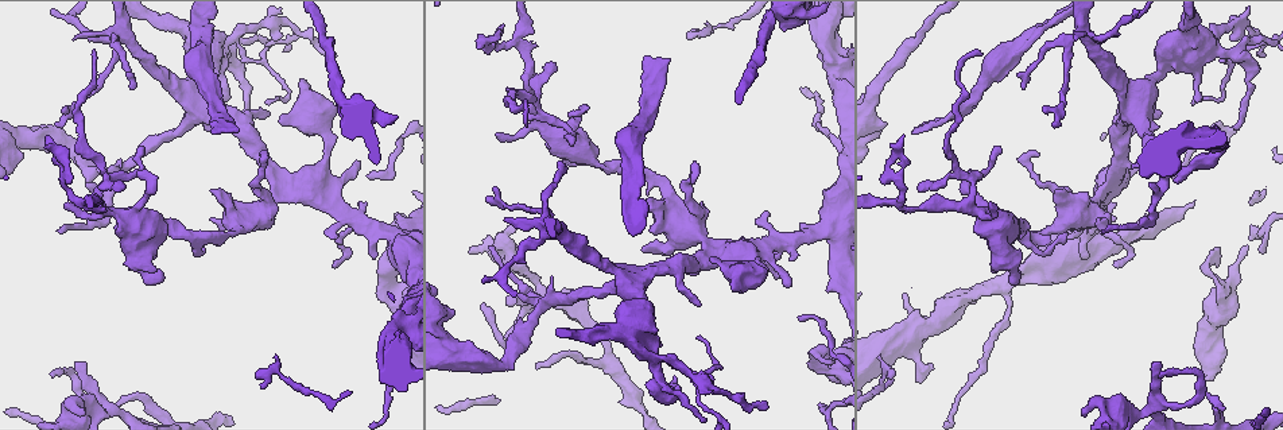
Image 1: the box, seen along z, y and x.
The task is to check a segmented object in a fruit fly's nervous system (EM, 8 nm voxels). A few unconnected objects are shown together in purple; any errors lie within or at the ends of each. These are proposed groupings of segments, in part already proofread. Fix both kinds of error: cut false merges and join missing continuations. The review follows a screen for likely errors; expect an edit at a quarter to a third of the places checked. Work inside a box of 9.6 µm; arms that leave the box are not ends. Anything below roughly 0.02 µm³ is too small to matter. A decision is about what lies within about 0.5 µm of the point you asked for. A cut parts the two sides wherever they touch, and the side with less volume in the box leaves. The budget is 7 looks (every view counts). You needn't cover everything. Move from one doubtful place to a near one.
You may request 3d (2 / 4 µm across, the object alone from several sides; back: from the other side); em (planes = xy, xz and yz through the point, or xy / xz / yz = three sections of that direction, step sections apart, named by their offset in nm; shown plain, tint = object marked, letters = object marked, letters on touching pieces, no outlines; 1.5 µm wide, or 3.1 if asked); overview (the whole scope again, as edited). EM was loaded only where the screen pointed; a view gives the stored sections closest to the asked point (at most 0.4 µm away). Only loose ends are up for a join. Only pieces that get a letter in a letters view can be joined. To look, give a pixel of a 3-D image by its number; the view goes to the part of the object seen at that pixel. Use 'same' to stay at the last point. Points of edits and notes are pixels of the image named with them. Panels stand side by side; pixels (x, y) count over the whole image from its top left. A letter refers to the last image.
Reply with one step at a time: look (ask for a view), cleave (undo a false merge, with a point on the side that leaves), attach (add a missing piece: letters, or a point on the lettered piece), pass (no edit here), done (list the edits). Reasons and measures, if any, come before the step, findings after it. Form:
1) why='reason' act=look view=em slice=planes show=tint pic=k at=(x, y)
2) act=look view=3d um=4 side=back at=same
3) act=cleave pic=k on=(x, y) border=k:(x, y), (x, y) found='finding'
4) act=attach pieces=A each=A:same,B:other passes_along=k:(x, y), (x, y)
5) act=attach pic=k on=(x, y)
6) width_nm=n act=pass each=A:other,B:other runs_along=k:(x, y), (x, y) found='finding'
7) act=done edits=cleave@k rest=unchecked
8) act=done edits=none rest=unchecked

act=look view=em slice=xy step=8 show=tint pic=1 at=(502, 366)

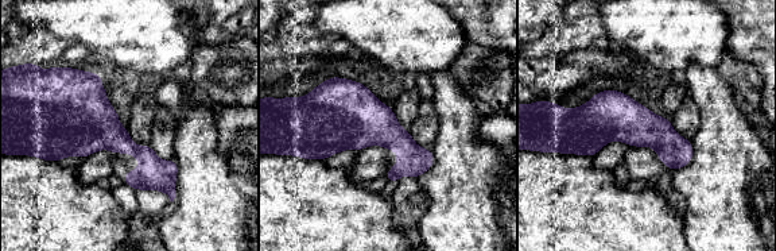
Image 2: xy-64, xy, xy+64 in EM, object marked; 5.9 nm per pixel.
act=look view=em slice=planes show=letters at=same

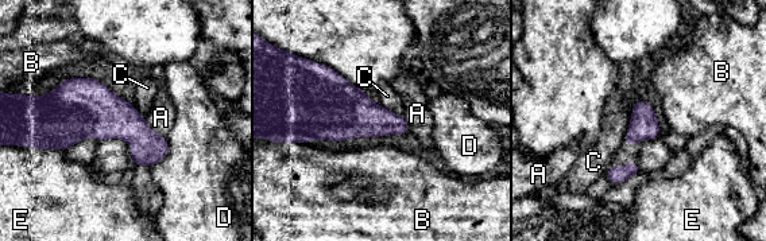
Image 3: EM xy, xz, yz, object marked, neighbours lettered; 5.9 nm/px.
act=pass each=A:other,B:other,C:other,D:other,E:other border=3:(634, 102), (625, 140) found='one neuron here'

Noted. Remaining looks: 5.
why='two arms in line, one across' act=look view=3d um=4 pic=1 at=(903, 207)

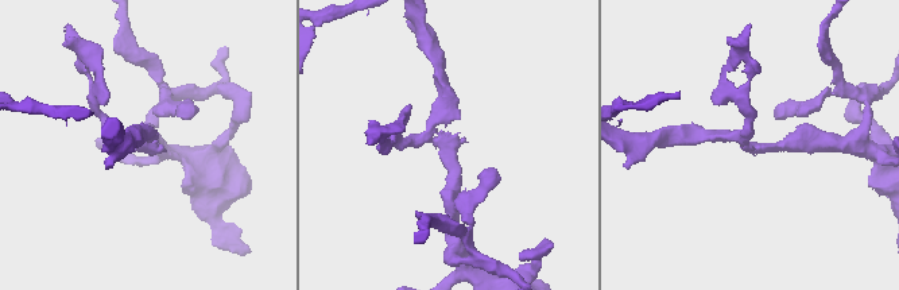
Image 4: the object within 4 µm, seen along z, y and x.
arms=3 act=look view=em slice=yz step=8 show=plain pic=4 at=(143, 147)

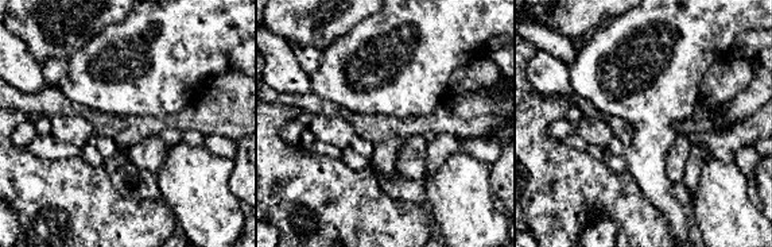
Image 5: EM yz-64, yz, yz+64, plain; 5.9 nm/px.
why='see the neighbours' act=look view=em slice=yz step=8 show=letters at=same

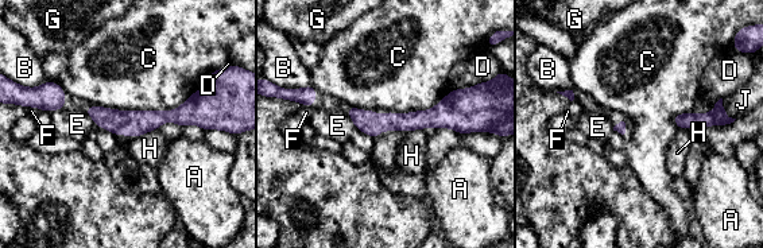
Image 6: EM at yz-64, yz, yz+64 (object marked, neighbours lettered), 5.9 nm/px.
act=pass each=A:other,B:other,C:other,D:other,E:other,F:other,G:other,H:other,J:other runs_along=6:(89, 109), (113, 120), (206, 112) found='one neuron here'

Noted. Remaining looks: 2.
why='branch stops here' act=look view=em slice=yz step=8 show=tint pic=1 at=(710, 376)

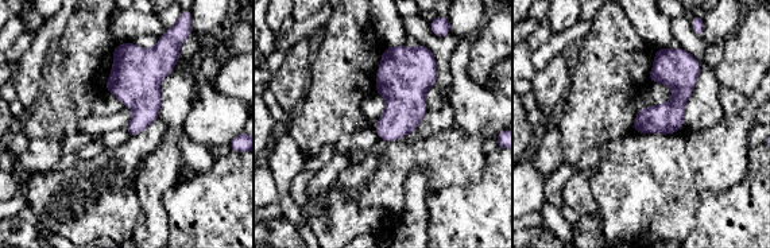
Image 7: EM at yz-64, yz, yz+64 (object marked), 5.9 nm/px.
why='another direction' act=look view=em slice=planes show=letters at=same

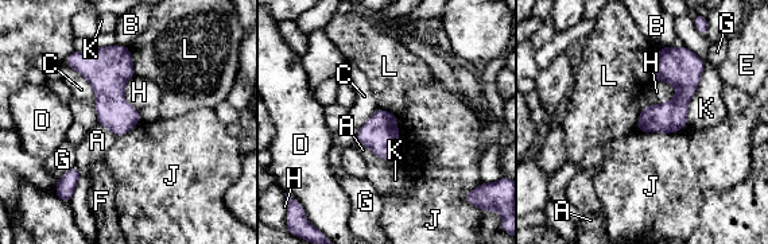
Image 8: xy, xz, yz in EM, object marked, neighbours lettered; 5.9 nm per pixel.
longest_contact=K:500nm act=pass each=A:other,B:other,C:other,D:other,E:other,F:other,G:other,H:other,J:other,K:other,L:other border=8:(128, 47), (135, 74) found='none of them fits'

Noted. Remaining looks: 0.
act=done edits=none rest=unchecked

